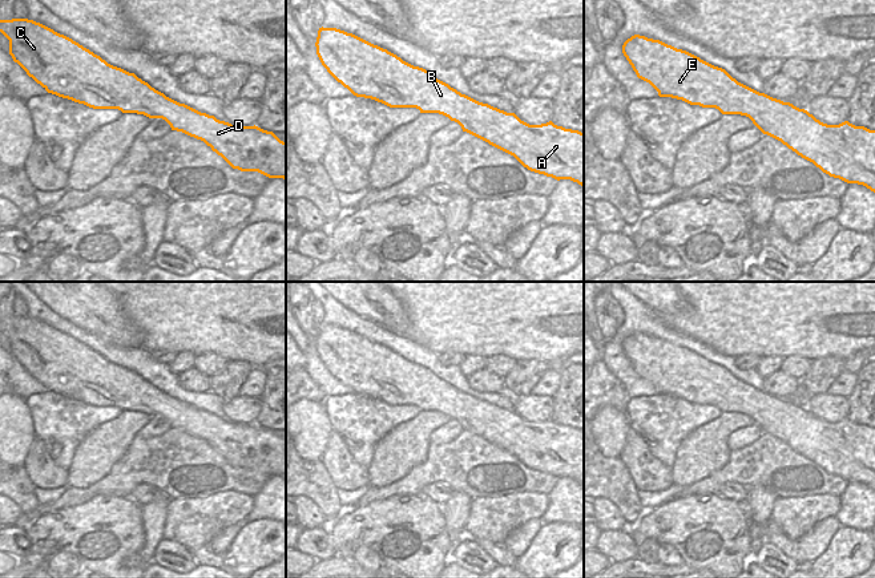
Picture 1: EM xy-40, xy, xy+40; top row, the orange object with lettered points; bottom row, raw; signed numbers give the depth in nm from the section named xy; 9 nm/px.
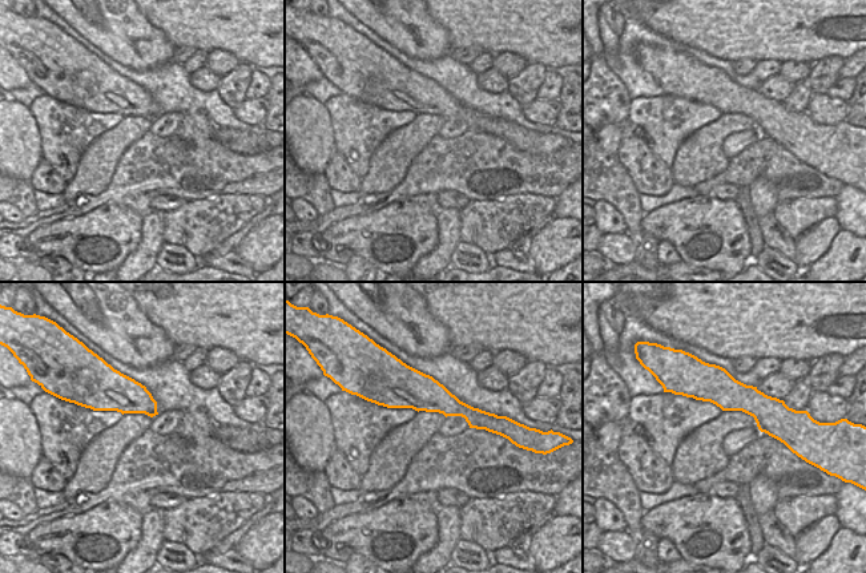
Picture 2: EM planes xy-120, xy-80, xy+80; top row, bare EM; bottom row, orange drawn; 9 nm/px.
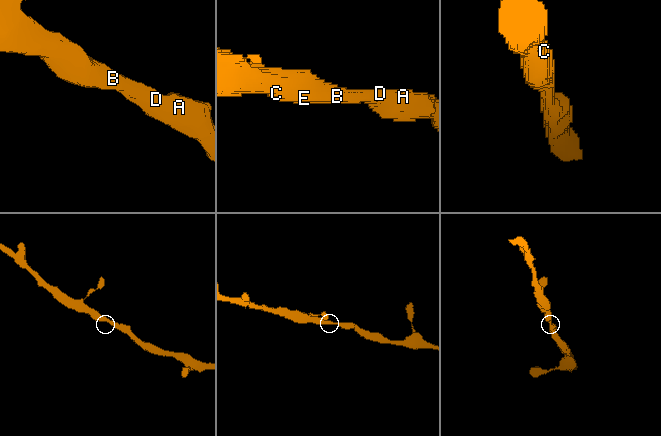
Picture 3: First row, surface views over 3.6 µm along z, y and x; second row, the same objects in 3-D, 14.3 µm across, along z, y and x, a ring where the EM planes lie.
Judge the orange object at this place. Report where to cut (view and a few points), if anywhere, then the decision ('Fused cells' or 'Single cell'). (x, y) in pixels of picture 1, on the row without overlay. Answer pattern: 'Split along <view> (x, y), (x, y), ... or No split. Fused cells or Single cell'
No split. Single cell

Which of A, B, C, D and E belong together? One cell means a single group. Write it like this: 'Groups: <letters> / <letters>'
Groups: A B C D E

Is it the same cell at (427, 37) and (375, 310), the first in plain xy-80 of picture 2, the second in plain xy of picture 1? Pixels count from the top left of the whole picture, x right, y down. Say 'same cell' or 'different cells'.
same cell

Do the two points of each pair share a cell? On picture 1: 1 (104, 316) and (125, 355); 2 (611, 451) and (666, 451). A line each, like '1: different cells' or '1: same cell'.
1: different cells
2: different cells

